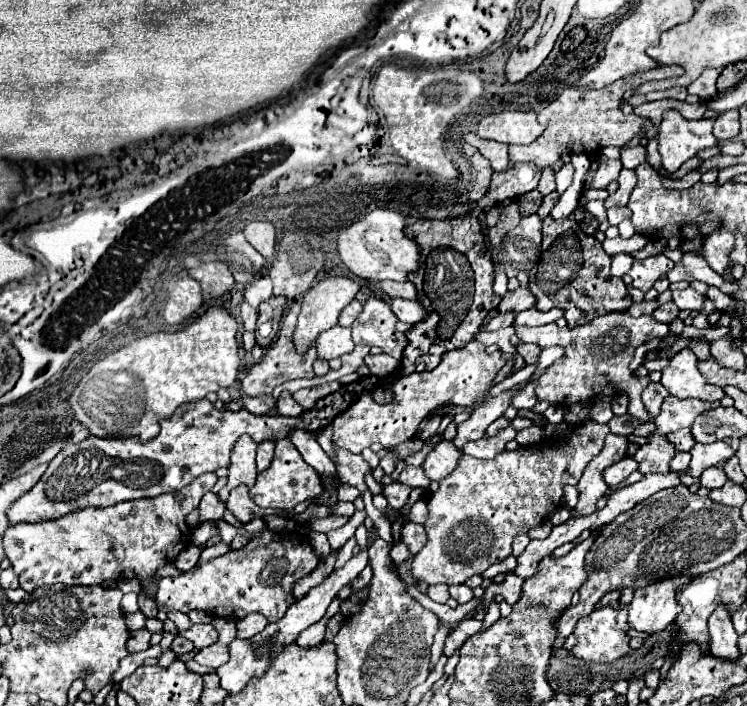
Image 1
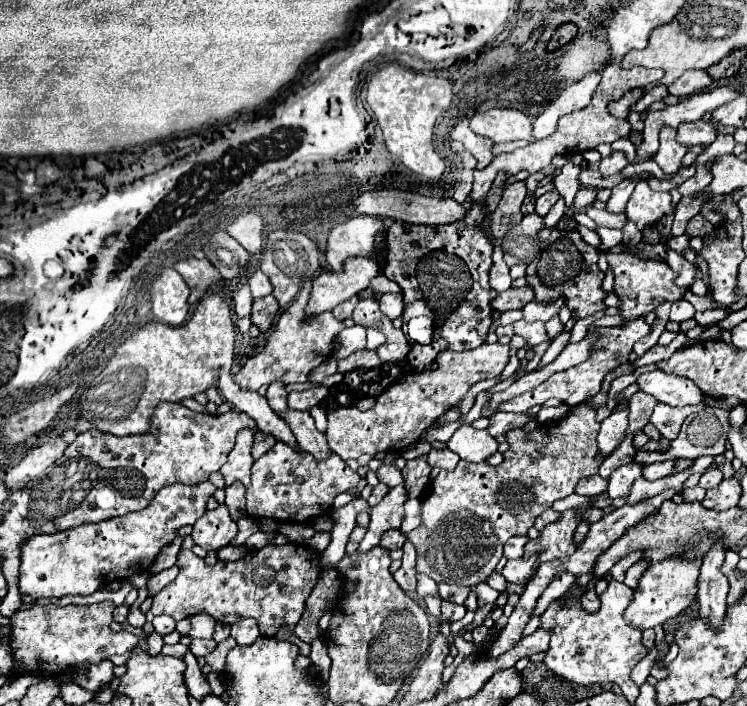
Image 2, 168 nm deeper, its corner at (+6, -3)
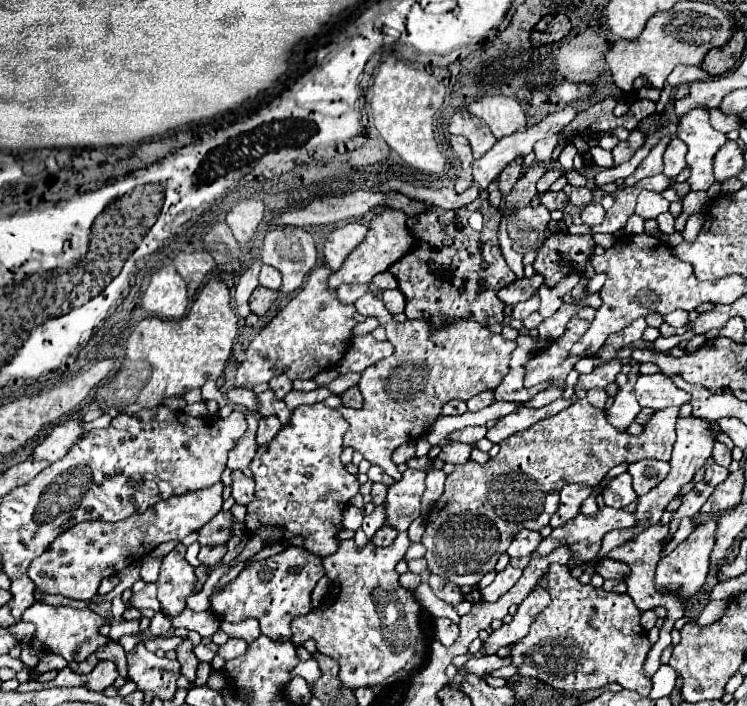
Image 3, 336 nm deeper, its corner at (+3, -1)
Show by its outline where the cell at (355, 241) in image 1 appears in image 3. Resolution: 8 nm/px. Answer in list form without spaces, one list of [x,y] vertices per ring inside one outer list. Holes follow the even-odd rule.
[[[351,222],[351,224],[345,224],[337,230],[333,230],[325,242],[325,248],[323,248],[323,254],[325,254],[325,264],[337,272],[341,268],[341,264],[345,262],[345,258],[349,256],[349,252],[361,244],[361,240],[365,238],[367,234],[367,226],[363,224],[357,224],[357,222]]]

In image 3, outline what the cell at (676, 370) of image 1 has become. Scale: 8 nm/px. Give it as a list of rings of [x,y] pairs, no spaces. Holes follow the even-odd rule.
[[[649,374],[649,376],[639,376],[635,384],[635,394],[637,402],[641,408],[651,408],[651,410],[663,410],[669,406],[681,406],[689,402],[689,394],[685,390],[679,390],[669,376],[665,374]]]

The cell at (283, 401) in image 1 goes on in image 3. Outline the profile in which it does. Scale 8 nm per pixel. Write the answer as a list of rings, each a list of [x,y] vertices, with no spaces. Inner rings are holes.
[[[279,374],[279,376],[275,376],[275,378],[269,380],[269,388],[275,392],[275,396],[277,396],[279,400],[283,400],[285,394],[291,392],[291,380],[285,378],[285,374]]]

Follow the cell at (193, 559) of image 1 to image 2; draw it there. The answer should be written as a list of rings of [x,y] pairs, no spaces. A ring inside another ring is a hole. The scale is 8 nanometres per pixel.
[[[174,564],[172,568],[166,568],[166,570],[158,572],[158,574],[154,574],[154,576],[148,580],[148,590],[150,590],[150,594],[154,594],[154,592],[158,592],[162,586],[170,584],[170,582],[178,576],[178,570],[180,570],[180,568]]]

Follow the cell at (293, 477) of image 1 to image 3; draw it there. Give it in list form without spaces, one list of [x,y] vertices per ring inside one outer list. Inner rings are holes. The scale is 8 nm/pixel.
[[[313,404],[313,406],[299,406],[291,412],[289,422],[279,430],[279,434],[265,446],[259,446],[253,462],[251,472],[255,480],[255,500],[247,506],[245,516],[245,528],[253,536],[261,536],[264,540],[274,543],[278,541],[281,532],[283,540],[289,540],[293,536],[303,536],[303,548],[311,554],[325,558],[337,552],[339,538],[337,534],[343,530],[343,508],[349,504],[349,500],[359,492],[357,476],[349,474],[345,466],[341,464],[341,448],[343,448],[343,434],[347,430],[347,420],[335,410],[325,404]]]

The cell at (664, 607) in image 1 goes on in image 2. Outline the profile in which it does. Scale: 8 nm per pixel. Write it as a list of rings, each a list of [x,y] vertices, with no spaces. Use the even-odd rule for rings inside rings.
[[[668,558],[664,562],[652,564],[638,580],[638,586],[634,588],[634,600],[626,608],[624,620],[636,628],[646,630],[646,628],[656,628],[666,620],[678,616],[696,598],[700,564],[702,564],[700,560],[686,560],[686,558]]]

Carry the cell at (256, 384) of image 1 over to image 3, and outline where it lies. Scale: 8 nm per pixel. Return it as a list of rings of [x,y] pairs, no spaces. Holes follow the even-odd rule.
[[[327,266],[315,268],[301,290],[287,302],[279,314],[263,326],[263,330],[251,340],[247,358],[237,368],[235,384],[267,384],[277,374],[287,374],[291,380],[309,380],[325,368],[339,364],[349,348],[349,340],[355,328],[355,306],[341,304],[335,290],[329,290],[327,280],[333,274]]]

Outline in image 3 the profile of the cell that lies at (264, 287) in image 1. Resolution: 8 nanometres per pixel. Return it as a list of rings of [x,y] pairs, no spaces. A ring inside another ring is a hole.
[[[263,264],[261,266],[261,274],[259,274],[259,284],[267,286],[271,290],[279,290],[281,288],[281,272],[275,270],[273,266]]]

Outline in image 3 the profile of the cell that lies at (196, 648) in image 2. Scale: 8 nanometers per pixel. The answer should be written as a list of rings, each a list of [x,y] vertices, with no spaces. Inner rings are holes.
[[[203,642],[199,646],[195,646],[195,656],[199,658],[199,662],[211,662],[213,656],[217,654],[219,646],[213,644],[213,642]]]

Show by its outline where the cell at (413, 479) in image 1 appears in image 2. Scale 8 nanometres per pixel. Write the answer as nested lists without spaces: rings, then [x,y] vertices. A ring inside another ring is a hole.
[[[380,466],[376,474],[378,474],[380,482],[384,482],[384,484],[386,484],[386,486],[390,486],[390,488],[404,484],[402,472],[400,472],[396,466]]]

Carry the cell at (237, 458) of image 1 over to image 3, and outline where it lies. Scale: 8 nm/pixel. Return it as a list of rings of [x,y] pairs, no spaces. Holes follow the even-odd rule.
[[[253,412],[245,414],[247,420],[247,430],[245,434],[239,438],[239,442],[233,446],[233,450],[229,452],[229,460],[227,460],[227,468],[229,470],[241,470],[243,474],[251,476],[249,464],[257,452],[257,442],[255,442],[255,434],[257,434],[257,416]]]

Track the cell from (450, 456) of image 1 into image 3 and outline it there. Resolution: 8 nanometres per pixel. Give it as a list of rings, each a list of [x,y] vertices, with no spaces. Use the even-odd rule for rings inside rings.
[[[451,442],[451,444],[441,448],[439,458],[443,462],[451,462],[451,464],[465,464],[469,460],[469,456],[471,456],[471,450],[473,450],[473,446],[469,446],[469,444]]]

